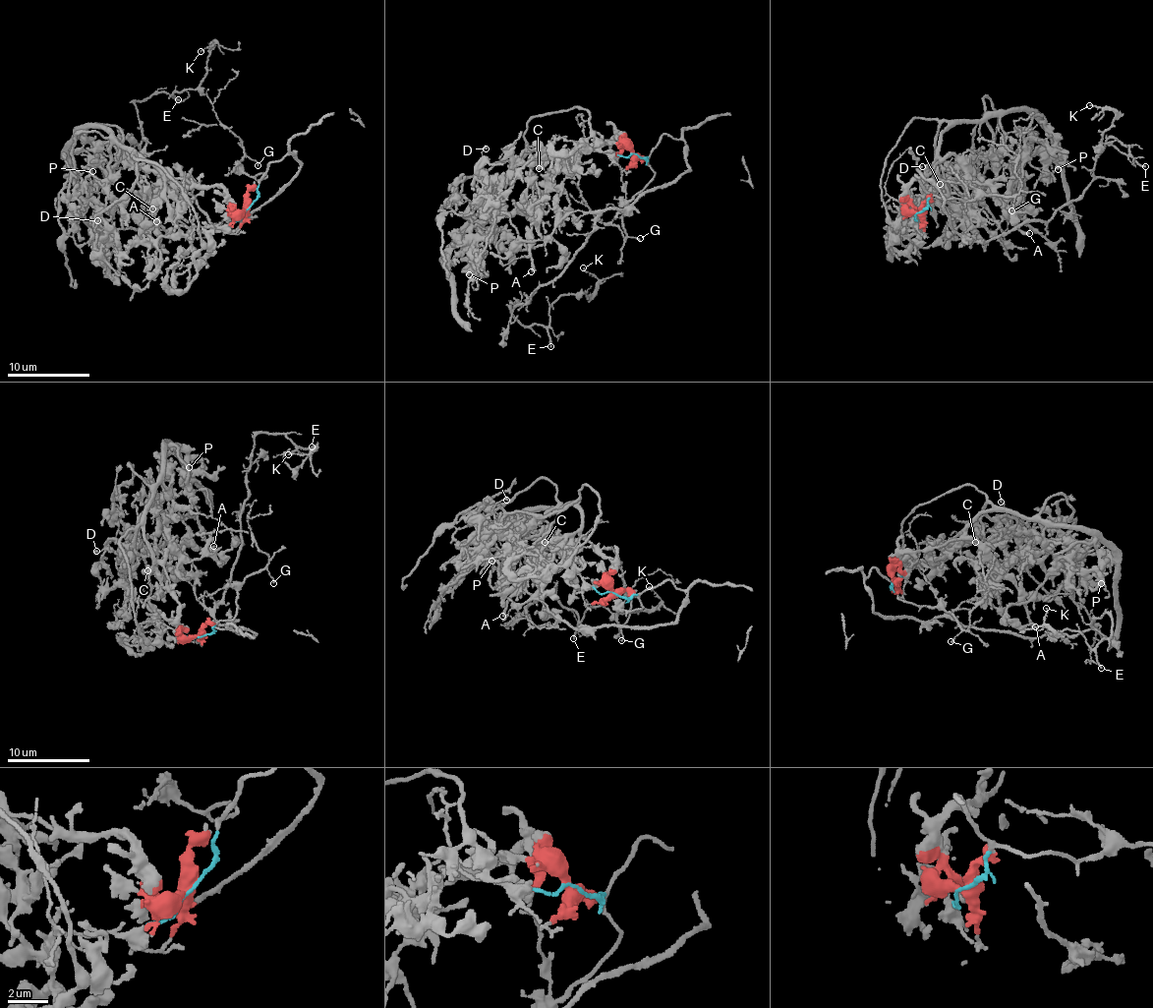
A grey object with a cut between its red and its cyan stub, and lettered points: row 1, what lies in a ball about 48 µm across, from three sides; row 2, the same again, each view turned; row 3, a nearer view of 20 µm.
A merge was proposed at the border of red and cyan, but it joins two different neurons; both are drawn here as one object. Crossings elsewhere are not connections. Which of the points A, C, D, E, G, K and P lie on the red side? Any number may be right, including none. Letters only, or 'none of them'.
A, C, D, P

